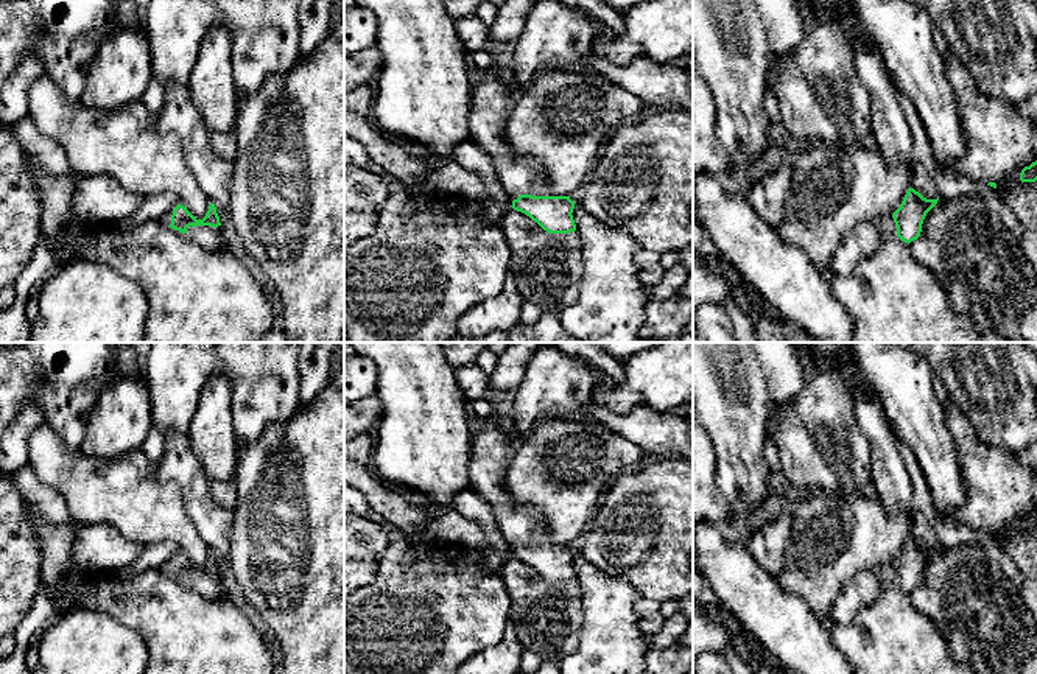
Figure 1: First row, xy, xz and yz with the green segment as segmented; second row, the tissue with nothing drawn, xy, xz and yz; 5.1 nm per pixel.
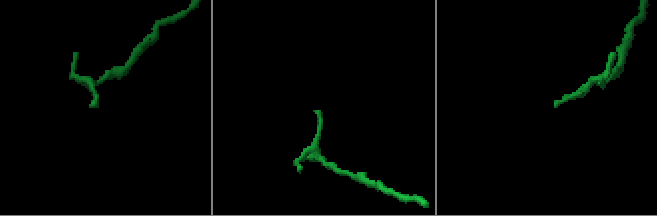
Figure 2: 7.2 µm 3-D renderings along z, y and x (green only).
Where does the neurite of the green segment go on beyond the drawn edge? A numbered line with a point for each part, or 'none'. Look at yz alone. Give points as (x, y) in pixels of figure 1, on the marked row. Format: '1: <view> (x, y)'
1: yz (863, 242)

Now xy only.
1: xy (209, 238)

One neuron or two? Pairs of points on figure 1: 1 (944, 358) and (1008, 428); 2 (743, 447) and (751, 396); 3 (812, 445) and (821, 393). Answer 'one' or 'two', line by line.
1: one
2: one
3: one

